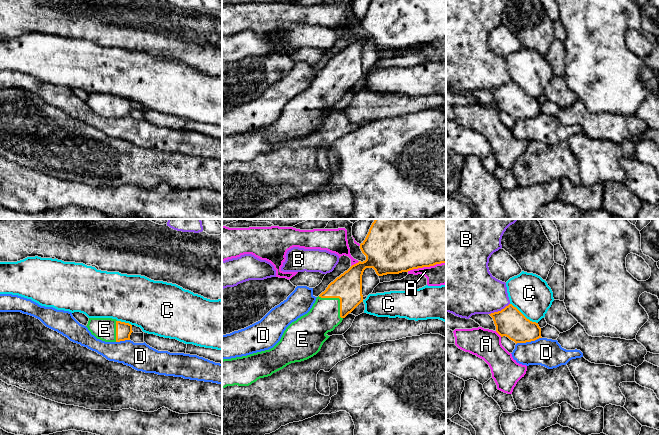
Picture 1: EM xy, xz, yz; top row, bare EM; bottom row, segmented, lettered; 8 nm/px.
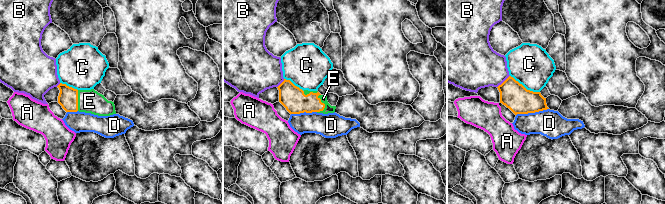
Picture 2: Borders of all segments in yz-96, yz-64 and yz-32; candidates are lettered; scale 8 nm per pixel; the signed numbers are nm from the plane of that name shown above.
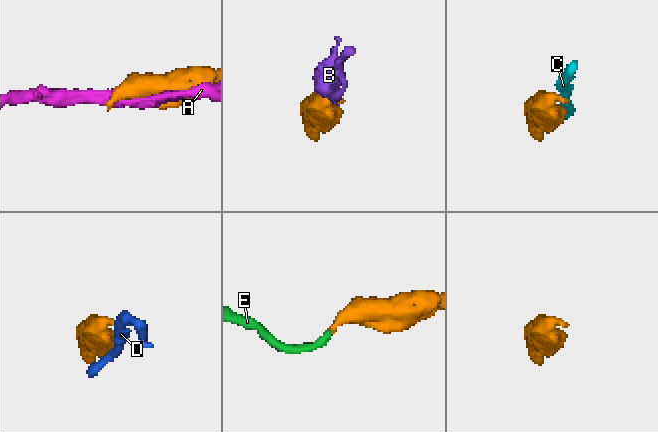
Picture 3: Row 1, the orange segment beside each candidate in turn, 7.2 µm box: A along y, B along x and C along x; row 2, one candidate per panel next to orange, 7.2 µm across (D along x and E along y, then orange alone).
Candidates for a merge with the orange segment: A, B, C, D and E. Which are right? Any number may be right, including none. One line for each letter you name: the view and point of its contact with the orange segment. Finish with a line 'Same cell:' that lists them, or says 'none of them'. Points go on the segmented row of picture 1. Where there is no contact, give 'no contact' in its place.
E: meets orange in xz at (338, 297)
Same cell: E

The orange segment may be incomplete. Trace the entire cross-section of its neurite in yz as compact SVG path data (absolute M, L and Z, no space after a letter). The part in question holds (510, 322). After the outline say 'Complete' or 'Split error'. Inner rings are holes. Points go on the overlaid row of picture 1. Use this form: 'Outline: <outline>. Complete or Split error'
Outline: M509 304L498 312L489 314L496 326L496 332L517 343L535 341L541 337L538 323L527 319L516 307Z. Complete

